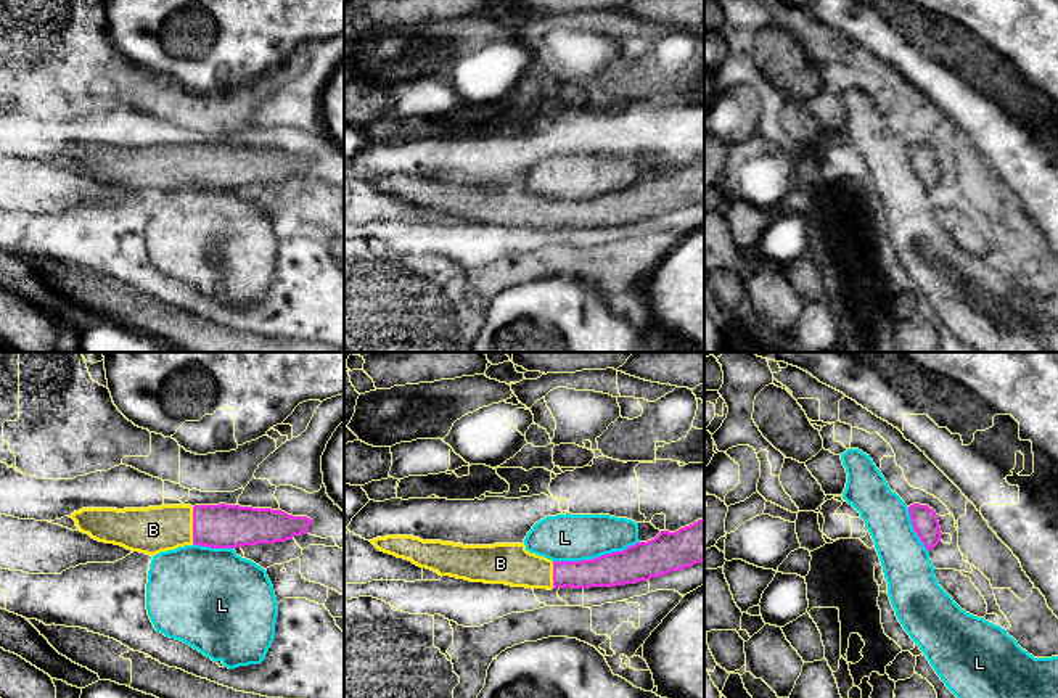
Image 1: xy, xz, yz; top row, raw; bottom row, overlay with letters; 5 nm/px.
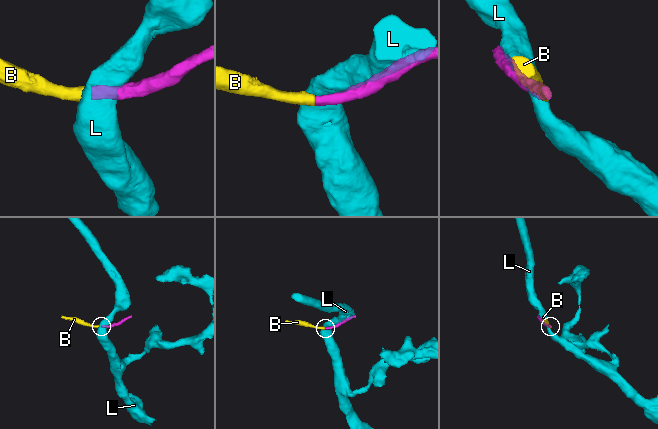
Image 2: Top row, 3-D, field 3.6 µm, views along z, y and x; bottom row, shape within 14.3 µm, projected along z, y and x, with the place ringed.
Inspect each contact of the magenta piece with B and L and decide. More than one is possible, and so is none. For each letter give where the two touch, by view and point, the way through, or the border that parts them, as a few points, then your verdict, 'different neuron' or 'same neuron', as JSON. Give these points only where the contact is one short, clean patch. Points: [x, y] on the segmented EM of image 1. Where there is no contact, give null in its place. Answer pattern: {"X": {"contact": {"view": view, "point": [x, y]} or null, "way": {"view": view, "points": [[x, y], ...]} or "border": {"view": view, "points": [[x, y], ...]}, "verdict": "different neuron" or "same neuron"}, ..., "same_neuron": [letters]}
{"B": {"contact": {"view": "xy", "point": [193, 525]}, "verdict": "same neuron"}, "L": {"contact": {"view": "xz", "point": [595, 558]}, "border": {"view": "xz", "points": [[637, 541], [621, 550], [592, 558], [553, 562]]}, "verdict": "different neuron"}, "same_neuron": ["B"]}

